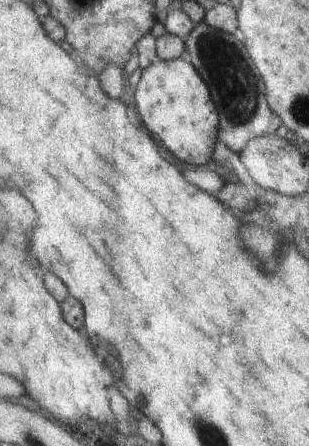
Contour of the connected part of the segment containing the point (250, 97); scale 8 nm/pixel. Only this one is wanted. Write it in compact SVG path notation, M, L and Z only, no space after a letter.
M204 21L197 25L186 43L187 57L198 70L202 70L206 82L210 82L218 110L222 110L222 142L241 154L250 139L272 137L280 126L280 120L268 110L262 76L250 60L248 52L242 52L244 44L238 40L238 35L217 29Z

